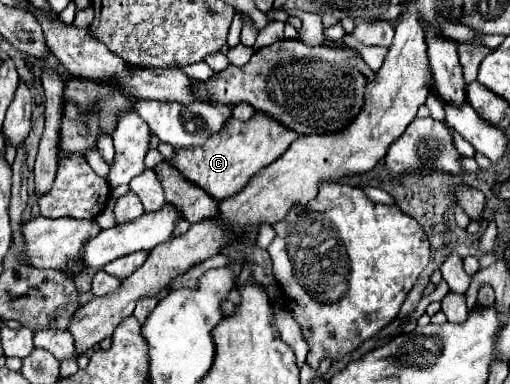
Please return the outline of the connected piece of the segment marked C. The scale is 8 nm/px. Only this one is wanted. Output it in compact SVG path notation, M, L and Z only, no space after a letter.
M257 112L251 120L241 122L231 118L221 132L215 132L205 140L203 146L193 148L177 148L173 160L169 164L177 168L185 180L197 184L203 188L213 200L221 202L245 188L249 178L257 174L261 168L269 166L277 156L281 156L291 142L297 140L297 134L285 128L283 124L277 124L277 120L271 120L267 114Z

